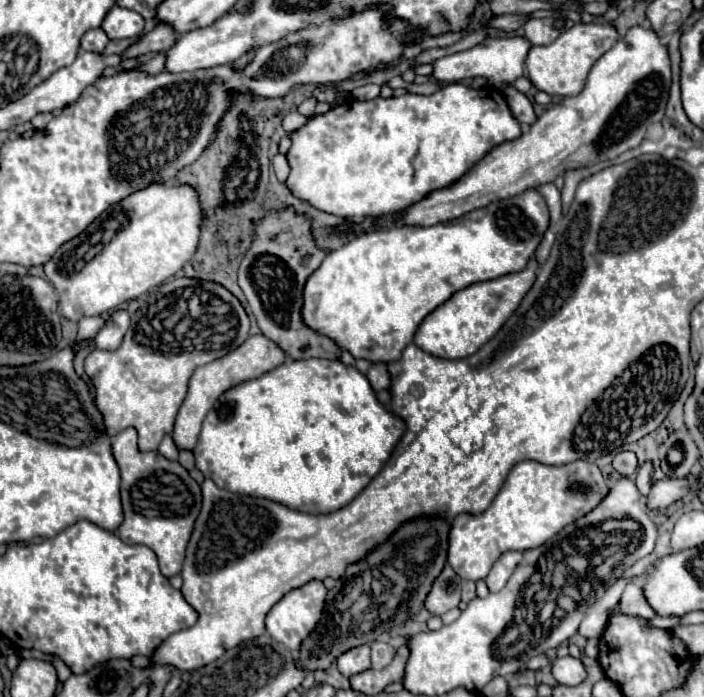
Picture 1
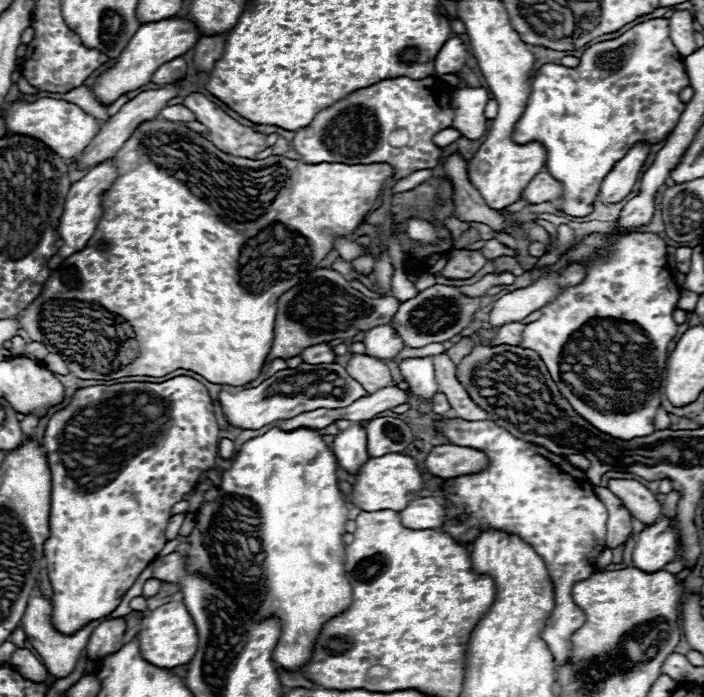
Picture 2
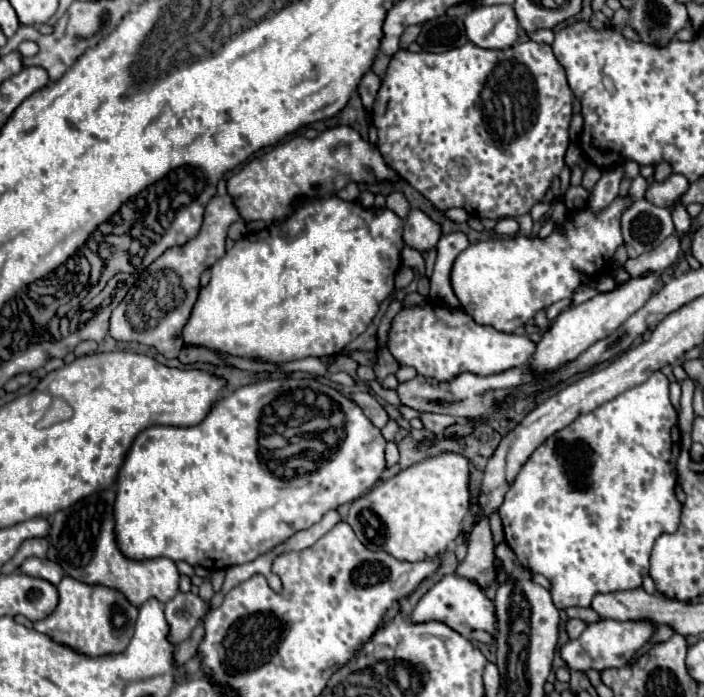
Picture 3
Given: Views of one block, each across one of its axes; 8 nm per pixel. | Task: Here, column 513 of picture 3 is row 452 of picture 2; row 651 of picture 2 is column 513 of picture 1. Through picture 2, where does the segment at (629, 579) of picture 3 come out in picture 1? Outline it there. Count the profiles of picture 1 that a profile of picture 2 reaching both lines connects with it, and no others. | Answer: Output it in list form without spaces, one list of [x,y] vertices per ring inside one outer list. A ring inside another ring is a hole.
[[[516,550],[504,552],[504,554],[496,560],[496,564],[492,566],[490,574],[488,574],[486,580],[484,580],[486,586],[490,588],[490,592],[502,590],[504,584],[508,582],[508,578],[512,576],[514,568],[516,568],[520,562],[522,562],[522,552],[516,552]]]

